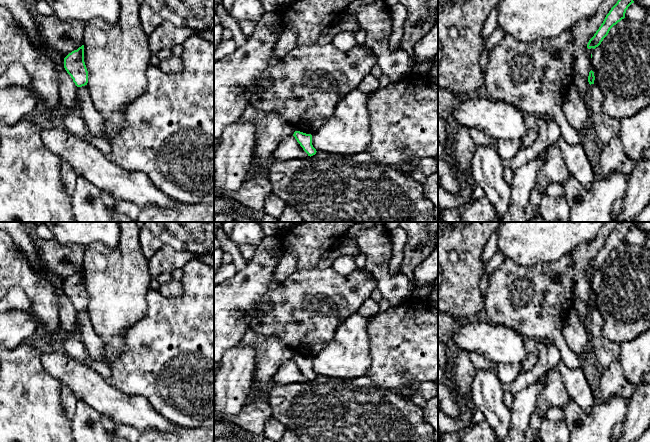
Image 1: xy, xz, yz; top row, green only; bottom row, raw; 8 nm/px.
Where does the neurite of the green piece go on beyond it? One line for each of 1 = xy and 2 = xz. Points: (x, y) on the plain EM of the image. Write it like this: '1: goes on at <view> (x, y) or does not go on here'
1: does not go on here
2: does not go on here

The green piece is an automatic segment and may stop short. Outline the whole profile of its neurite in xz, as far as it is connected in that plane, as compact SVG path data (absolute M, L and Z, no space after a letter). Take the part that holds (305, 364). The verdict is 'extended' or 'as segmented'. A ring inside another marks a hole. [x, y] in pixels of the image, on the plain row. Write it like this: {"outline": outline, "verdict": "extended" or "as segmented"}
{"outline": "M295 355L293 360L303 372L303 374L308 378L308 380L313 380L316 378L316 373L312 369L312 359L306 358L300 355Z", "verdict": "as segmented"}

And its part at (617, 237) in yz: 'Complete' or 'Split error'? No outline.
Complete

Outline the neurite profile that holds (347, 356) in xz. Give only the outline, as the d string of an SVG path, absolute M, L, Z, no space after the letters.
M358 312L341 323L333 339L312 358L316 375L341 379L366 376L371 364L367 324L368 318Z

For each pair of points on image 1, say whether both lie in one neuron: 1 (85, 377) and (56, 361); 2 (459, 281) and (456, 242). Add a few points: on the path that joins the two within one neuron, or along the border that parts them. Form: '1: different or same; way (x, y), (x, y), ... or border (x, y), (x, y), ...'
1: same; way (78, 377), (63, 367)
2: same; way (466, 271), (466, 258), (460, 252)

